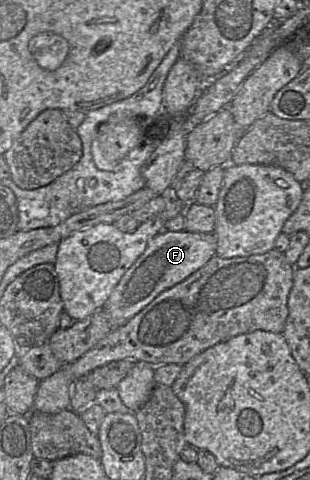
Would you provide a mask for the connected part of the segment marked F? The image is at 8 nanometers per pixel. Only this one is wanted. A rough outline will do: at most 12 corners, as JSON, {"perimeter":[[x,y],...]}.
{"perimeter":[[158,233],[103,308],[113,328],[216,255],[213,233]]}

